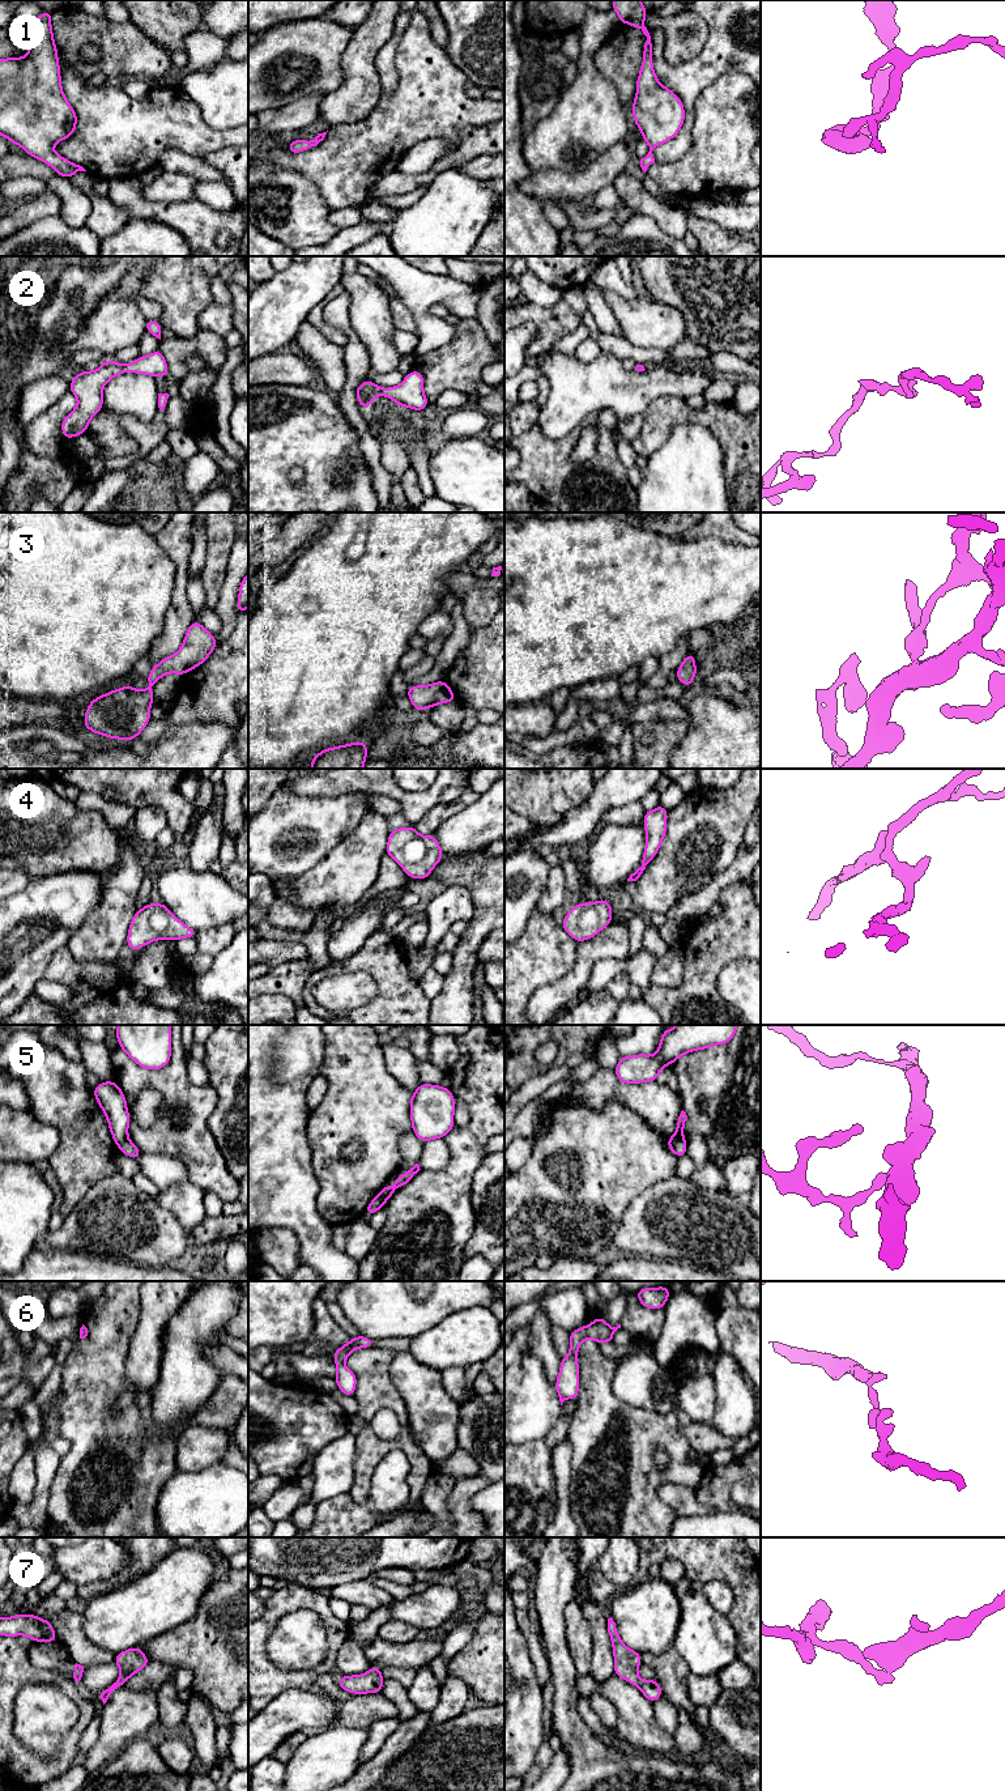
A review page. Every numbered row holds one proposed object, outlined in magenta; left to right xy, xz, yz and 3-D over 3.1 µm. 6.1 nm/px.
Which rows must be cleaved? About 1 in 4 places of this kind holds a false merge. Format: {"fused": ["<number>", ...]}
{"fused": ["5"]}

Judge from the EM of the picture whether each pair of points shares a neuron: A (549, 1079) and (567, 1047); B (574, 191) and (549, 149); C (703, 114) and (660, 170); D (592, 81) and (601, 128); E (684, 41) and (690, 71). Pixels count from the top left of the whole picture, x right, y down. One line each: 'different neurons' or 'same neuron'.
A: different neurons
B: different neurons
C: same neuron
D: same neuron
E: different neurons

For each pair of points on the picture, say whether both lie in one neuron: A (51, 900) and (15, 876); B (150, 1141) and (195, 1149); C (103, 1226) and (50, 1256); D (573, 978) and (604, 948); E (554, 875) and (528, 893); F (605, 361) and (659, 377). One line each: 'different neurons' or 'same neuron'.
A: different neurons
B: same neuron
C: different neurons
D: same neuron
E: different neurons
F: same neuron

